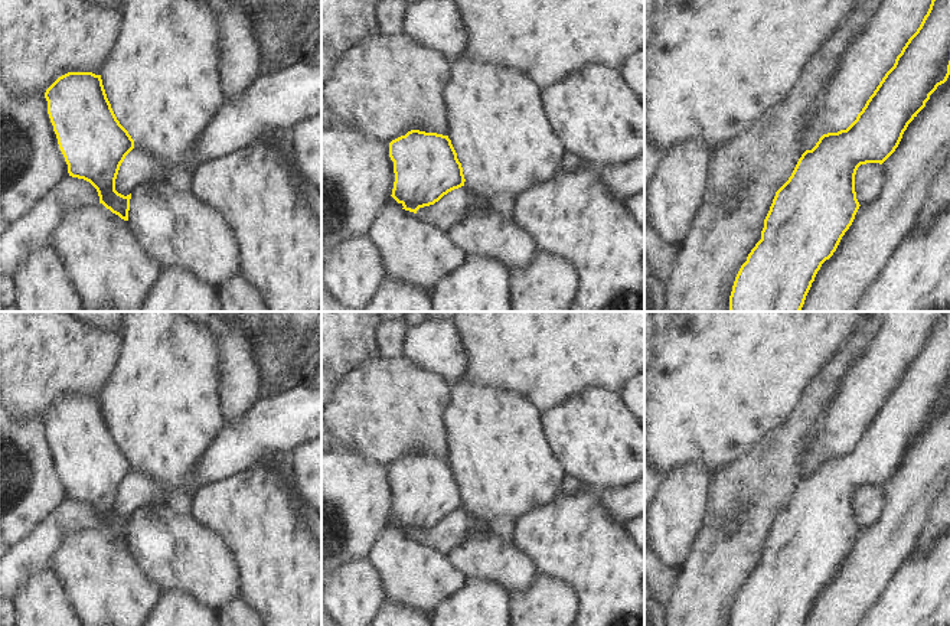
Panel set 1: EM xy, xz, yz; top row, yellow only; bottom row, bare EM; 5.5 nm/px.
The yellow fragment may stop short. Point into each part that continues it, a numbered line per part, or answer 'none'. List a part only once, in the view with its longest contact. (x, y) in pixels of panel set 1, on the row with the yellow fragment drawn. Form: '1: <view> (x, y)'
none

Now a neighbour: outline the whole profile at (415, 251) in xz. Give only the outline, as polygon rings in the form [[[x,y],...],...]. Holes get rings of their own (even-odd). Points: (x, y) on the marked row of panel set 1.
[[[389,202],[385,213],[376,219],[370,237],[382,250],[388,280],[417,284],[431,291],[469,261],[469,252],[453,239],[450,231],[419,219],[396,202]]]

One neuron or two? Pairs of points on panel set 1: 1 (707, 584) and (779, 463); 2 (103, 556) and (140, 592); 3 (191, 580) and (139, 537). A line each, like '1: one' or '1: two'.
1: one
2: one
3: one

